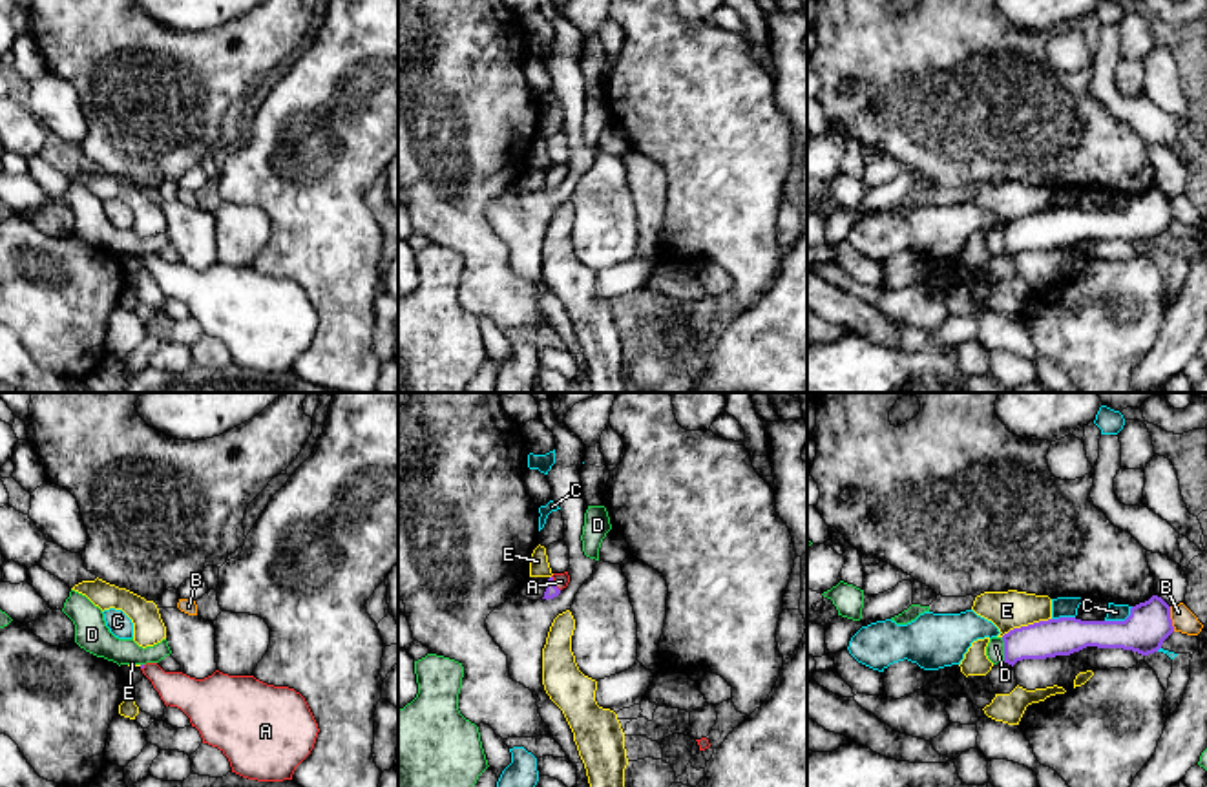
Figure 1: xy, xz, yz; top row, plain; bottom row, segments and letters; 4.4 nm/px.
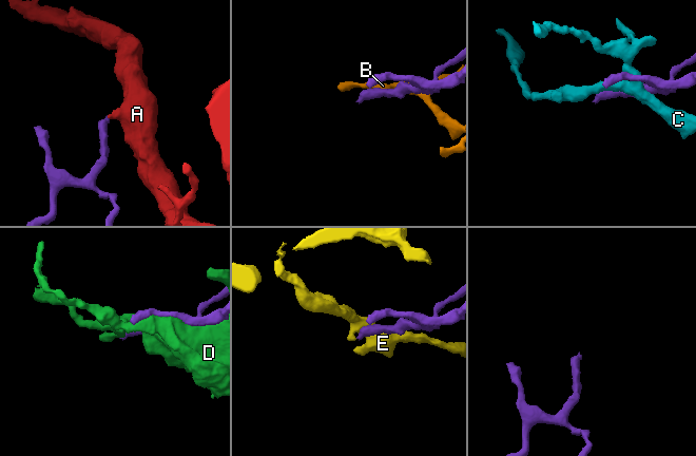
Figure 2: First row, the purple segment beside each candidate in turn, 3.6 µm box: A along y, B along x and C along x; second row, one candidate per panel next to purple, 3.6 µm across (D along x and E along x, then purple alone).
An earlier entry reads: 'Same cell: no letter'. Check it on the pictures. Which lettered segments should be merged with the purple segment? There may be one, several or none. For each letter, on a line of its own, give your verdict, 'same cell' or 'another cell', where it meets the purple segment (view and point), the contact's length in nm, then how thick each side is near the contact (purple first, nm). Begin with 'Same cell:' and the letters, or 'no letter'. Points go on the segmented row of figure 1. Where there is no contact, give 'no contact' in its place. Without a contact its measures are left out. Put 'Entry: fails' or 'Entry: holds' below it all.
Same cell: A
A: same cell; meets purple in xz at (552, 583); contact 80 nm long; 60 nm thick on the purple side, 70 nm on the other
B: another cell; meets purple in yz at (1171, 619); contact 110 nm long; 190 nm thick on the purple side, 100 nm on the other
C: another cell; meets purple in yz at (1120, 621); contact 140 nm long; 190 nm thick on the purple side, 80 nm on the other
D: another cell; meets purple in yz at (1005, 649); contact 110 nm long; 160 nm thick on the purple side, 80 nm on the other
E: another cell; meets purple in yz at (1025, 627); contact 240 nm long; 170 nm thick on the purple side, 170 nm on the other
Entry: fails

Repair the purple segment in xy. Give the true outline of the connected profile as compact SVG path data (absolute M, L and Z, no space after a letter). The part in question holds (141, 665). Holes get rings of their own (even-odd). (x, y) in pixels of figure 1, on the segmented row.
M157 663L141 665L168 707L181 708L203 743L217 747L230 761L232 772L257 782L292 780L296 767L310 754L318 723L305 698L289 687L267 685L254 676L228 676L215 670L205 679L183 672L164 672Z

